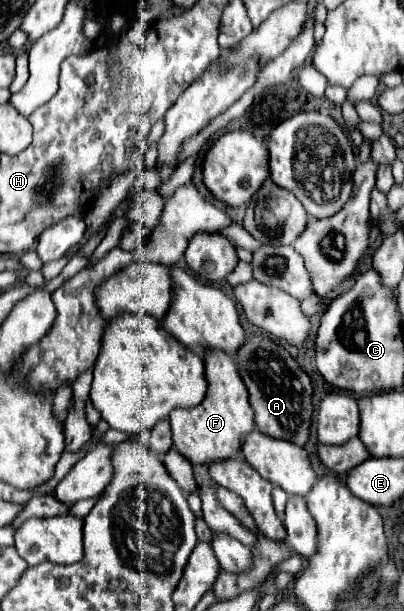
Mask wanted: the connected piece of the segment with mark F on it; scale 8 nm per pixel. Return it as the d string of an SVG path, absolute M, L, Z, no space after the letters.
M204 348L202 358L206 374L204 378L208 380L204 400L194 408L176 408L168 416L172 428L172 444L192 464L210 464L214 460L230 458L236 450L240 450L242 438L256 428L254 412L248 404L248 392L236 372L232 354Z

